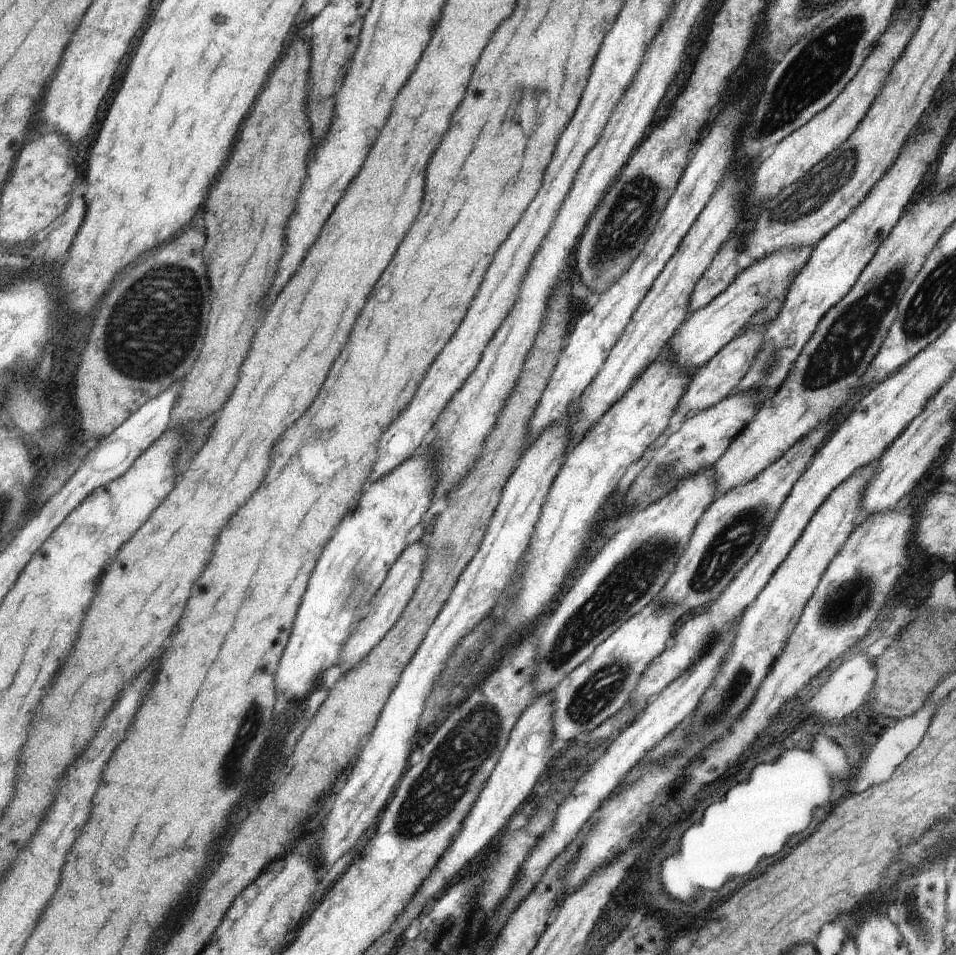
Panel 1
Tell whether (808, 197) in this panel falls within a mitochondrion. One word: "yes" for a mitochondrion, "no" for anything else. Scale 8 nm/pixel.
yes

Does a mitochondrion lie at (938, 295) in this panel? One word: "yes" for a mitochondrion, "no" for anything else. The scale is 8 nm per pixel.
yes

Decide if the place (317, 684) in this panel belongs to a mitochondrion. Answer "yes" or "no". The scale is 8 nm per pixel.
no

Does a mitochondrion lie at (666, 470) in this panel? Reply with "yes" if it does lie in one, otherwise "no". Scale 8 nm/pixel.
yes

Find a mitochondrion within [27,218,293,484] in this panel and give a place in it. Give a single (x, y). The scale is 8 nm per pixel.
(181, 306)

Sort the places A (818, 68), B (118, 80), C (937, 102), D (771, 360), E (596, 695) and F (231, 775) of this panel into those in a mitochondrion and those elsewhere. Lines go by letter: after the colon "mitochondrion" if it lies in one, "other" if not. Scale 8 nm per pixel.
A: mitochondrion
B: other
C: other
D: mitochondrion
E: mitochondrion
F: mitochondrion

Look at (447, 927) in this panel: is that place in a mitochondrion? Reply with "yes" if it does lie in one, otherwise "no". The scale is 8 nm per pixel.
yes

